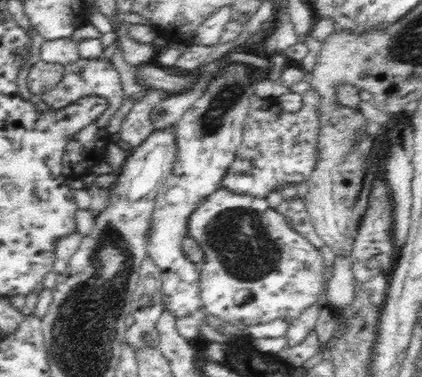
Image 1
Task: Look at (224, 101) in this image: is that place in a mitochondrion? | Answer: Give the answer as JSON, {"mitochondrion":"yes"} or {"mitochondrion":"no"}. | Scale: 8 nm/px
{"mitochondrion":"yes"}

